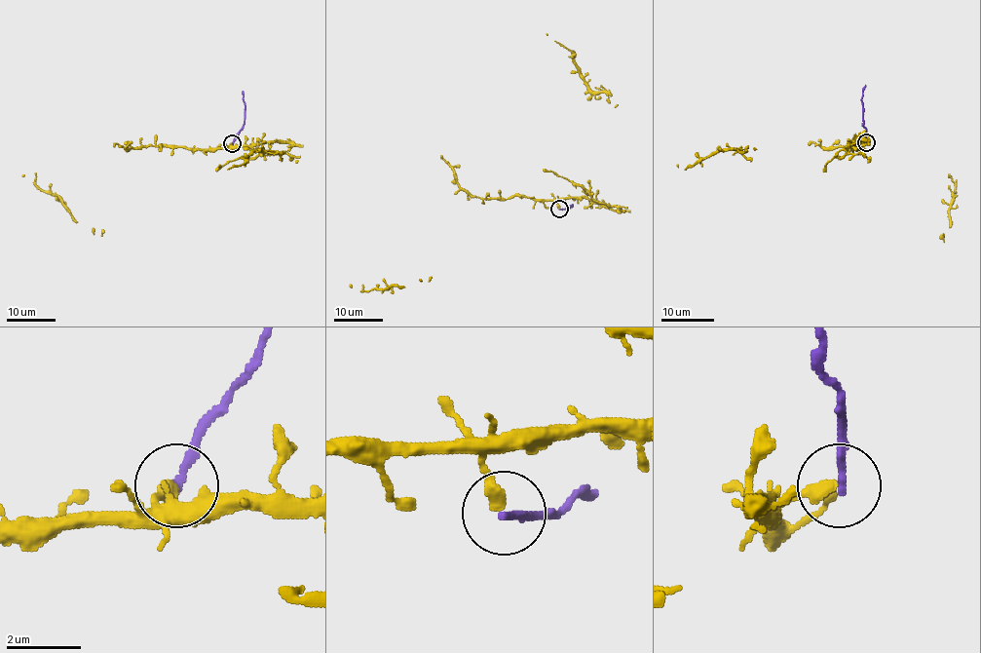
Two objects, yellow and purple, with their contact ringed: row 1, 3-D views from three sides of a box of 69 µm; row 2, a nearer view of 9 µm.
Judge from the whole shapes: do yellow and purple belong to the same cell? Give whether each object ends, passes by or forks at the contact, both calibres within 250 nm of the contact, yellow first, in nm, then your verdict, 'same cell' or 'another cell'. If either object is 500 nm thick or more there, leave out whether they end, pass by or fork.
yellow ends | purple ends | 360/240 nm | another cell

